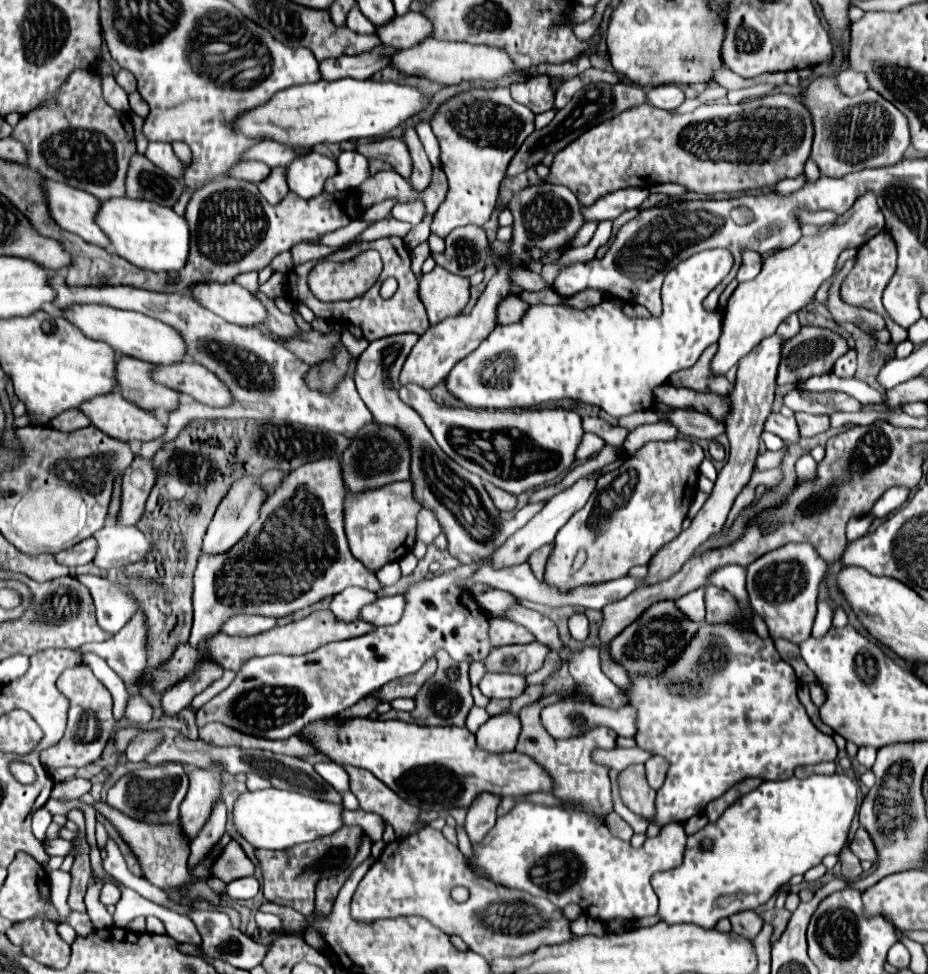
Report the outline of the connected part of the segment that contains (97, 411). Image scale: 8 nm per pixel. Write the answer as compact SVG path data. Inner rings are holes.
M119 392L87 400L79 410L85 412L101 432L121 442L149 442L165 434L165 424L161 424L153 412L127 402Z

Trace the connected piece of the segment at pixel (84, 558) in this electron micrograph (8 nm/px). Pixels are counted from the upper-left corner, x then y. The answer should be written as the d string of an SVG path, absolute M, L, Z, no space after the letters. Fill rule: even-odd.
M89 538L89 540L83 540L81 544L75 544L69 550L57 552L55 556L65 566L79 566L79 564L89 564L95 558L95 554L97 554L97 540Z

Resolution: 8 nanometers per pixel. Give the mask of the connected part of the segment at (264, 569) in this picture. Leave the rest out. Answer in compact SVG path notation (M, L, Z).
M319 460L289 472L277 492L265 500L259 510L257 524L245 532L241 542L223 554L201 554L193 576L193 628L189 644L199 646L213 638L235 614L263 614L281 618L301 608L313 606L325 598L333 598L349 586L379 592L383 586L377 576L349 552L343 532L343 502L345 484L337 460Z

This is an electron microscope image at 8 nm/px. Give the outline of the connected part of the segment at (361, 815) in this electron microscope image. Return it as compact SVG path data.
M345 810L345 824L347 826L361 826L367 836L373 840L373 842L379 842L381 840L381 834L383 834L383 820L381 816L377 814L371 814L371 812L351 812L351 810Z

